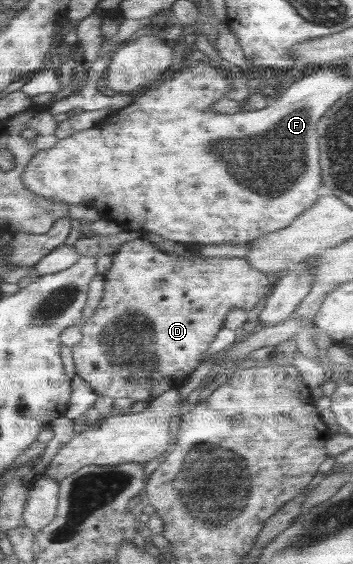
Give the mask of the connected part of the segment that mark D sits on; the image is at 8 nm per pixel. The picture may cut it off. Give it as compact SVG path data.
M138 238L124 243L112 257L112 266L108 272L103 274L104 292L99 300L100 304L96 308L94 316L90 316L80 327L82 340L75 344L72 348L73 361L77 375L84 379L98 394L110 398L130 398L133 402L152 402L154 398L164 394L166 390L178 389L186 382L188 375L200 363L204 362L204 354L210 343L214 340L216 334L225 323L225 318L232 308L242 308L244 312L250 312L259 302L259 299L267 295L272 287L273 278L261 273L259 270L251 267L251 264L240 257L222 257L214 255L212 257L202 256L172 256L160 249L157 249L149 240Z

